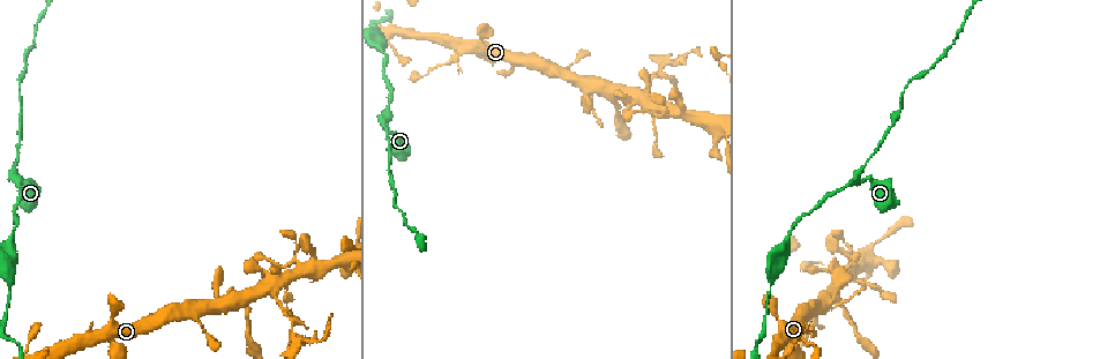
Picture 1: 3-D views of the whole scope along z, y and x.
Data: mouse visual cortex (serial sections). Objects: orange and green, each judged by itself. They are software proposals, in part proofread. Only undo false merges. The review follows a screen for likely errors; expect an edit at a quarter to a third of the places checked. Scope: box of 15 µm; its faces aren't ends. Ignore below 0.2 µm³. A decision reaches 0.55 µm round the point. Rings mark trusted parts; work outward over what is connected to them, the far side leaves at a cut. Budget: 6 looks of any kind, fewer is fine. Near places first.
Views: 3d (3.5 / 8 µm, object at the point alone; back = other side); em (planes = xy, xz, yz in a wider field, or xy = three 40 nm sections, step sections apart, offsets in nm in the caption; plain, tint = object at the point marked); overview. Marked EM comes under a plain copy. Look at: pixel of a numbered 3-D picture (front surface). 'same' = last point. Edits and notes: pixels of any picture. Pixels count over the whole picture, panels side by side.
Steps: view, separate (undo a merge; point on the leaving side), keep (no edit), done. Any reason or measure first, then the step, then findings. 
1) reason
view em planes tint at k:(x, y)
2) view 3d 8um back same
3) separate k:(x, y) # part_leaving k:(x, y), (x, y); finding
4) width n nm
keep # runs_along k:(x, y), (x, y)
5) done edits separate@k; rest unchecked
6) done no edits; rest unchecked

three arms meet
view 3d 3.5um at 1:(386, 121)

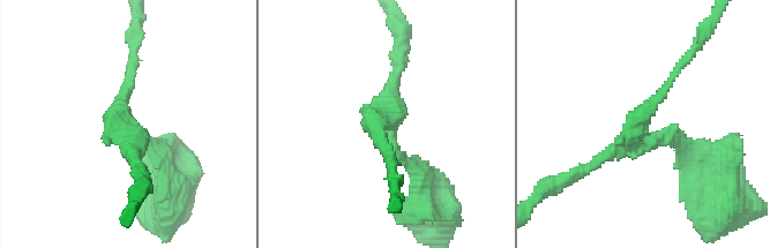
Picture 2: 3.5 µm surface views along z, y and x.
arms 3; arm_widths 150, 150, 250 nm; shape alone is not enough
view em xy step 1 tint at 2:(640, 136)

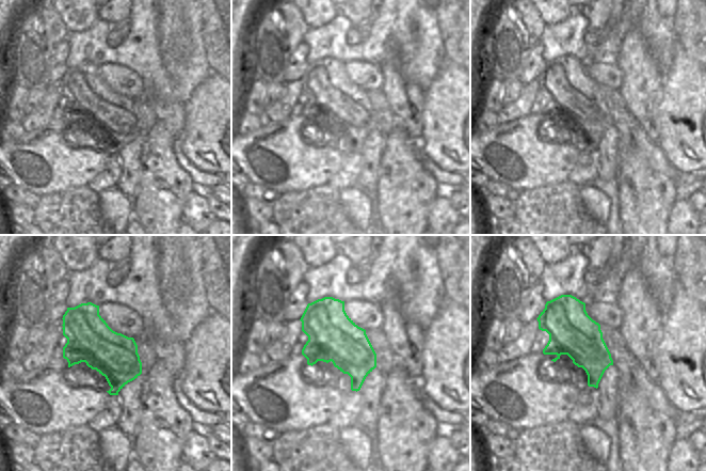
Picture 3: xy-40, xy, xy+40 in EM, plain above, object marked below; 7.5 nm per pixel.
width 380 nm
keep # runs_along 2:(424, 179), (391, 141), (398, 58); all the same cell

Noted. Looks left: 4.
branch point
view 3d 3.5um at 1:(786, 249)

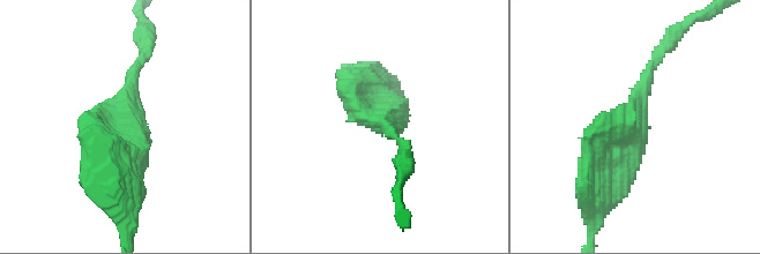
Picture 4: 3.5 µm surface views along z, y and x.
now the EM
view em planes tint at 4:(633, 130)

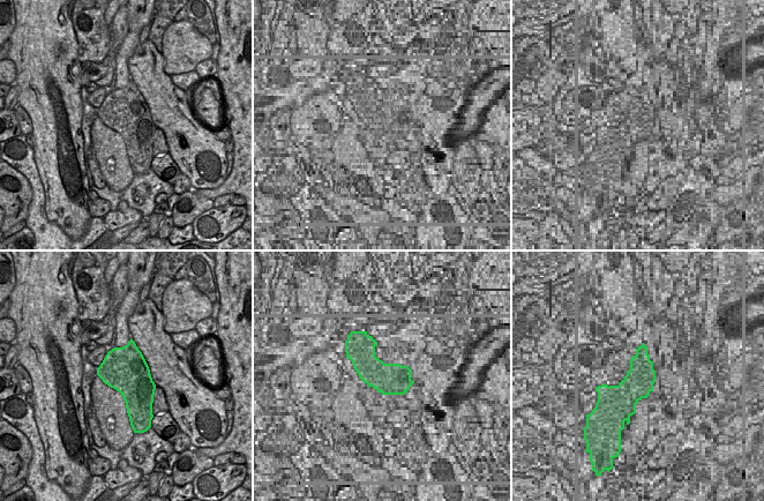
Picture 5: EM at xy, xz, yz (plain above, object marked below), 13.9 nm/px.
keep # runs_along 4:(658, 58), (620, 174), (600, 200); all the same cell

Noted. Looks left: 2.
thick turns thin
view 3d 3.5um at 1:(278, 302)

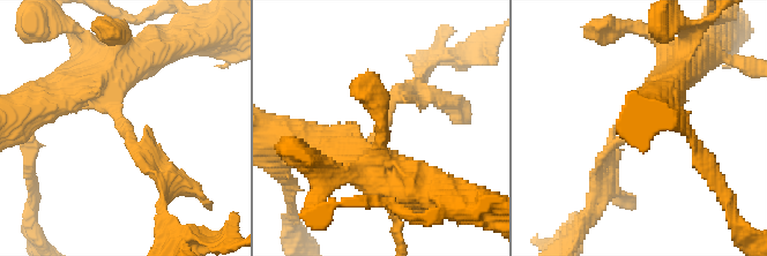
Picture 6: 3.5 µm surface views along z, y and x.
arm_widths 150, 400 nm
view em xy step 5 tint at 6:(122, 124)

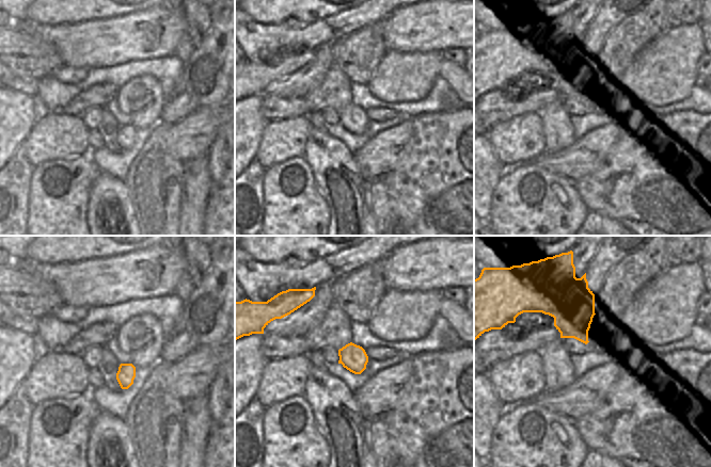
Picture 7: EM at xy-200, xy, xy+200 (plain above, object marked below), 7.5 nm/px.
separate 6:(148, 133) # border 7:(356, 344), (345, 352), (338, 353); a second cell is stuck on

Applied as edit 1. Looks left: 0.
done edits separate@6; rest unchecked

